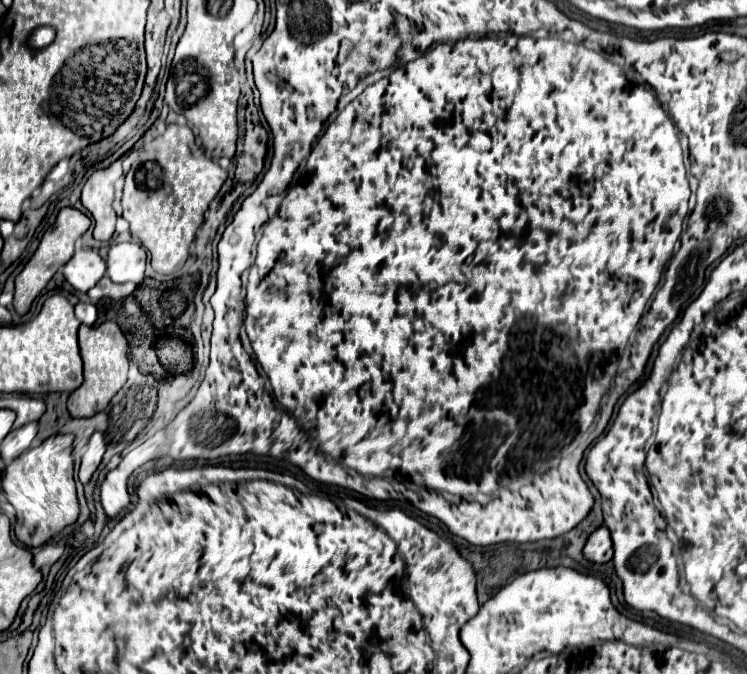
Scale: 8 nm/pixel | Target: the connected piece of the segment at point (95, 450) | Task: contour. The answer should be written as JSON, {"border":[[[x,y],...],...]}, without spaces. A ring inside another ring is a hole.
{"border":[[[94,432],[90,436],[90,442],[86,446],[86,452],[84,452],[82,464],[80,464],[80,480],[82,480],[82,484],[86,484],[92,478],[92,474],[96,472],[102,456],[104,456],[104,450],[106,450],[104,436],[100,432]]]}

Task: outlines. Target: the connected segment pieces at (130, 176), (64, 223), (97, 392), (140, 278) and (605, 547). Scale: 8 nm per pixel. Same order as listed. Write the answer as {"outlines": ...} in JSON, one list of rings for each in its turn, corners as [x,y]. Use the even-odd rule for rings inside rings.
{"outlines":[[[[170,124],[162,136],[150,142],[144,152],[132,162],[130,170],[126,172],[124,196],[122,196],[122,218],[128,220],[130,232],[138,242],[150,252],[150,264],[160,274],[172,274],[184,266],[188,260],[188,248],[194,240],[196,230],[204,222],[204,212],[208,210],[210,202],[220,192],[226,180],[226,170],[214,164],[210,158],[204,156],[196,138],[188,126]]],[[[62,208],[58,212],[58,218],[54,222],[52,228],[48,228],[40,240],[38,250],[34,252],[34,256],[28,260],[26,268],[16,276],[16,292],[14,292],[14,310],[18,314],[26,314],[34,302],[34,298],[46,288],[46,284],[50,282],[50,278],[58,272],[60,266],[64,266],[72,254],[74,254],[74,242],[76,238],[80,238],[86,230],[90,228],[90,218],[86,214],[82,214],[76,208]]],[[[104,322],[100,326],[80,326],[80,354],[84,360],[84,384],[70,394],[68,412],[72,418],[90,418],[102,412],[114,394],[126,384],[128,372],[128,342],[116,322]]],[[[124,242],[114,244],[108,252],[108,278],[114,282],[144,282],[146,252],[140,244]]],[[[600,526],[596,532],[590,534],[590,538],[586,540],[586,546],[582,550],[584,558],[588,562],[594,564],[606,564],[612,560],[612,540],[610,540],[610,532]]]]}

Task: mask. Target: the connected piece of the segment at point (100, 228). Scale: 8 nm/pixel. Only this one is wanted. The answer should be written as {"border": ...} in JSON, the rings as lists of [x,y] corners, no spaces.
{"border":[[[116,160],[112,166],[108,166],[106,170],[96,170],[86,186],[82,188],[82,204],[84,208],[92,214],[94,218],[94,238],[96,240],[110,240],[114,234],[114,224],[116,224],[116,212],[112,208],[114,202],[114,184],[116,180],[122,176],[122,160]]]}

